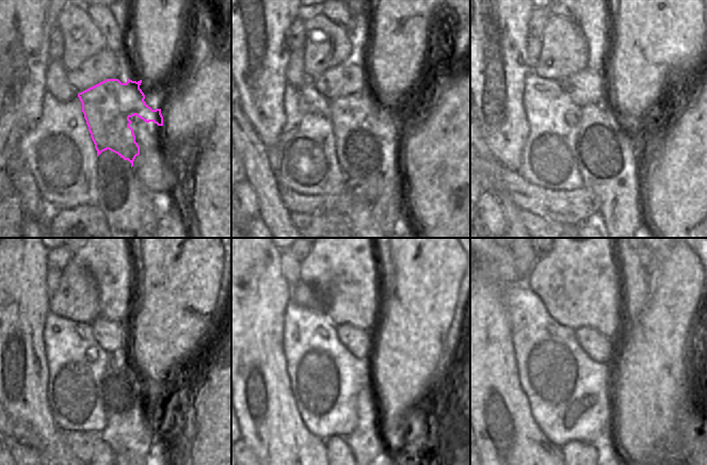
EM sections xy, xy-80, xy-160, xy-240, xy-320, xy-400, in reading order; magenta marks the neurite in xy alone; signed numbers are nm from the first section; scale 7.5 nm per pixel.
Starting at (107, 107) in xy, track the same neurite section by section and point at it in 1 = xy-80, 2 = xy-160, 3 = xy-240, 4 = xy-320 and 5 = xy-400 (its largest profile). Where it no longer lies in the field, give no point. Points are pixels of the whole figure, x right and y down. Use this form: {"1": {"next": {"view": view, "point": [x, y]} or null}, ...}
{"1": {"next": {"view": "xy-80", "point": [357, 158]}}, "2": {"next": {"view": "xy-160", "point": [597, 160]}}, "3": {"next": {"view": "xy-240", "point": [121, 398]}}, "4": {"next": {"view": "xy-320", "point": [365, 445]}}, "5": {"next": {"view": "xy-400", "point": [611, 443]}}}

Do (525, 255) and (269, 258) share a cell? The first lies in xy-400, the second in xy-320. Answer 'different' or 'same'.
different

